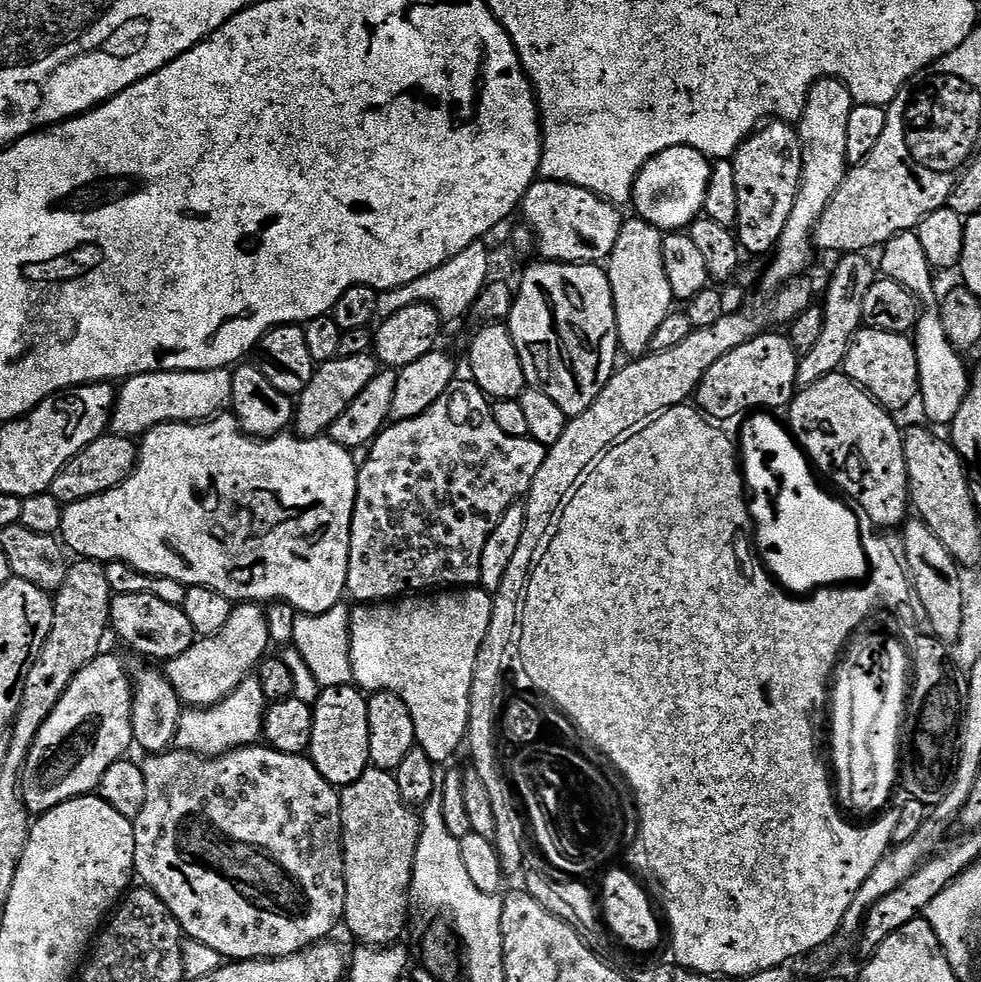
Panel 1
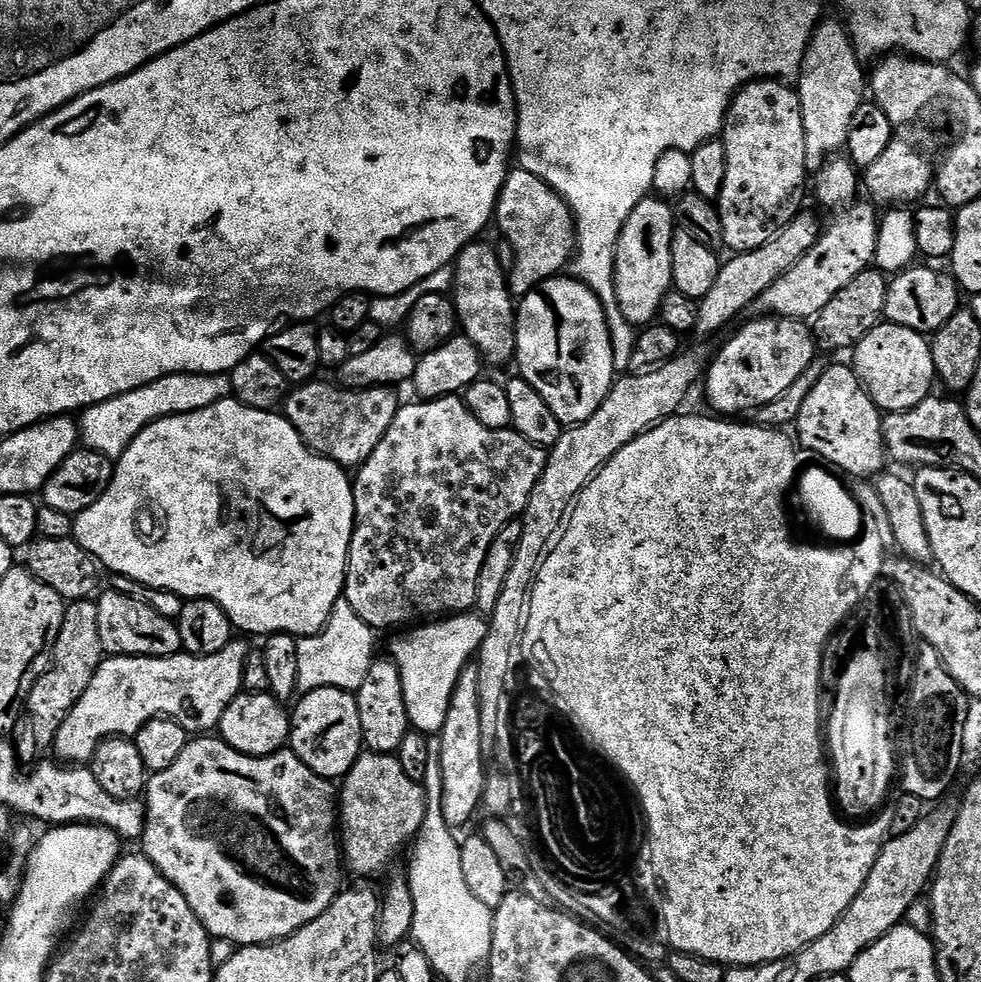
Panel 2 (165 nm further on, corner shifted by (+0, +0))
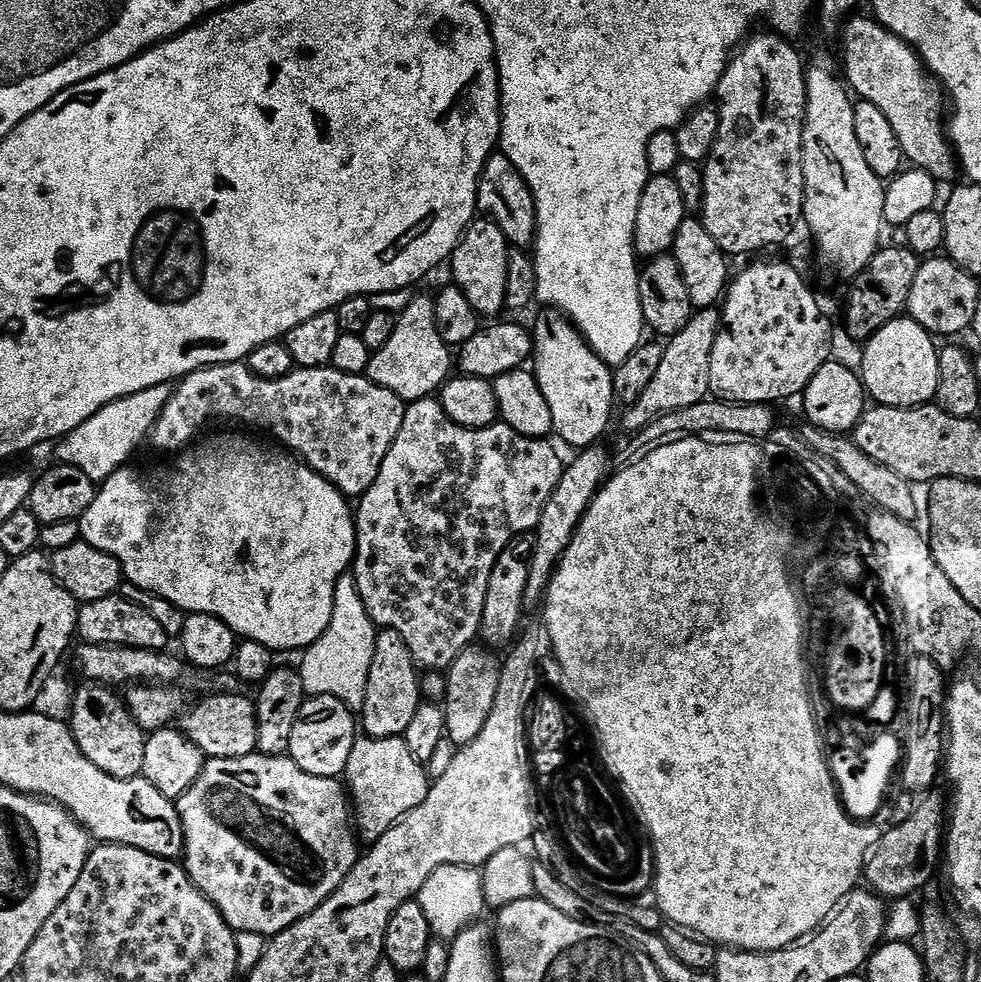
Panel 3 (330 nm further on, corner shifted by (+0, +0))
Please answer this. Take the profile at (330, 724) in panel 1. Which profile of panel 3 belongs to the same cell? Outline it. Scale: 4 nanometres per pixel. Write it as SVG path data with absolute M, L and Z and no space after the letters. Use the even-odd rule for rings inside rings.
M333 696L305 699L298 722L294 722L294 734L290 737L287 755L311 776L343 777L346 762L350 762L350 750L354 750L354 742L358 738L358 720L352 716L355 716L353 709Z

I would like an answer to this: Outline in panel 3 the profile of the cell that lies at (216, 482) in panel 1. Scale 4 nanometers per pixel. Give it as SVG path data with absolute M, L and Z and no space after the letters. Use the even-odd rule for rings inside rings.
M232 440L222 441L220 448L215 448L212 444L205 448L195 448L188 450L193 452L185 451L179 457L181 460L161 480L156 476L139 476L138 473L131 472L131 467L125 466L119 468L109 480L103 481L94 502L79 519L83 543L113 556L119 562L127 583L169 600L185 613L210 614L226 622L226 626L230 626L237 637L262 642L262 646L272 649L276 654L292 652L295 648L307 650L314 642L318 642L318 638L322 638L330 626L336 583L351 569L356 558L356 521L353 509L348 509L349 501L330 481L287 451L280 450L275 456L272 452L259 452L252 444L240 444L236 448Z

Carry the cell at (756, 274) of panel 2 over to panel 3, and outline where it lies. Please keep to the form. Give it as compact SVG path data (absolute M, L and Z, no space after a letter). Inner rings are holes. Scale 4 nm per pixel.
M701 308L693 311L690 322L686 322L678 335L671 337L664 344L662 363L658 365L658 374L650 381L650 386L642 390L642 398L631 405L624 416L624 428L628 434L641 432L651 420L670 414L674 410L682 410L686 406L694 406L698 402L709 399L710 354L714 350L714 342L720 333L722 316L716 308Z

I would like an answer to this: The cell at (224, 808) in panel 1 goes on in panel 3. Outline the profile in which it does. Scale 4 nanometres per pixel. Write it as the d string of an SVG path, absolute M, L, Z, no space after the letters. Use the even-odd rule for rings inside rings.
M253 754L242 758L209 759L205 763L202 774L198 774L194 786L190 786L190 790L186 794L182 794L176 801L176 809L182 818L182 830L184 831L182 863L188 870L188 877L192 879L196 889L218 909L222 918L235 933L249 932L271 938L284 932L291 924L312 913L327 896L331 896L334 889L348 877L348 871L352 869L358 859L358 851L356 852L358 836L354 831L354 816L350 811L350 797L345 785L339 779L331 776L306 774L306 770L299 768L292 757L287 754L283 756Z

